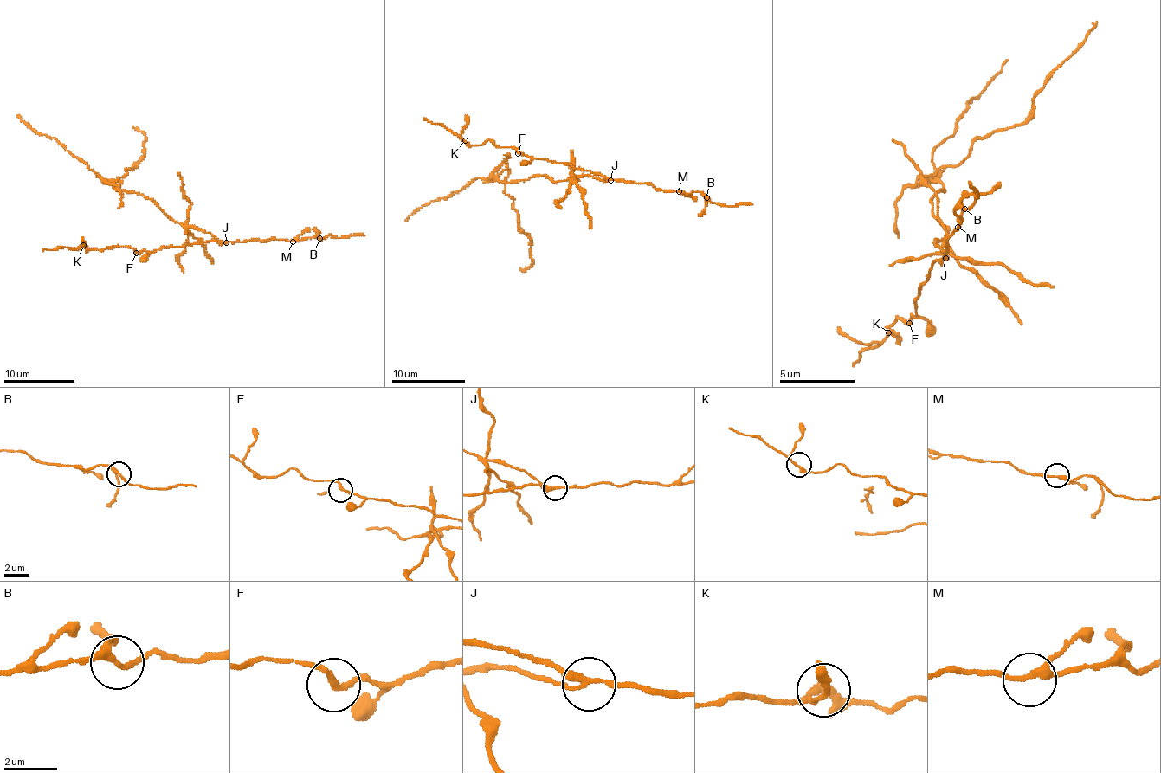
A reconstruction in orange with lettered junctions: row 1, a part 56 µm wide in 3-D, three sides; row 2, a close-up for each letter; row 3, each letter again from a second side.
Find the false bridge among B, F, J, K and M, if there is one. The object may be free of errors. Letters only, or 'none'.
J

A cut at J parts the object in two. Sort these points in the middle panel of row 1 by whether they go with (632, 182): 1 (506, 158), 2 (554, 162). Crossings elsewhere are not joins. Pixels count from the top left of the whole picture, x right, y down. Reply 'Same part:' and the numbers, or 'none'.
Same part: 2

